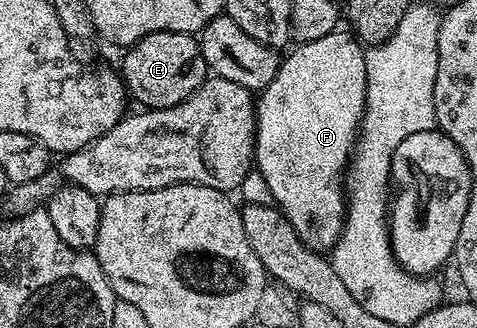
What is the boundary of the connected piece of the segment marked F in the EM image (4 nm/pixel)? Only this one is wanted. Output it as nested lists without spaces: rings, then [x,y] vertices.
[[[338,28],[331,31],[327,36],[319,36],[319,40],[302,42],[294,45],[292,49],[282,57],[279,72],[275,72],[275,80],[267,84],[267,88],[256,95],[255,105],[257,108],[257,153],[255,155],[256,173],[261,173],[261,178],[265,181],[265,186],[269,189],[269,194],[277,209],[285,213],[285,219],[293,225],[293,231],[303,240],[303,244],[310,250],[318,252],[332,251],[333,245],[339,240],[341,229],[345,227],[345,212],[347,209],[347,194],[343,189],[343,175],[346,173],[349,159],[353,153],[353,148],[361,128],[361,118],[365,115],[365,93],[367,92],[367,68],[365,67],[366,51],[362,43],[358,41],[352,33]]]

